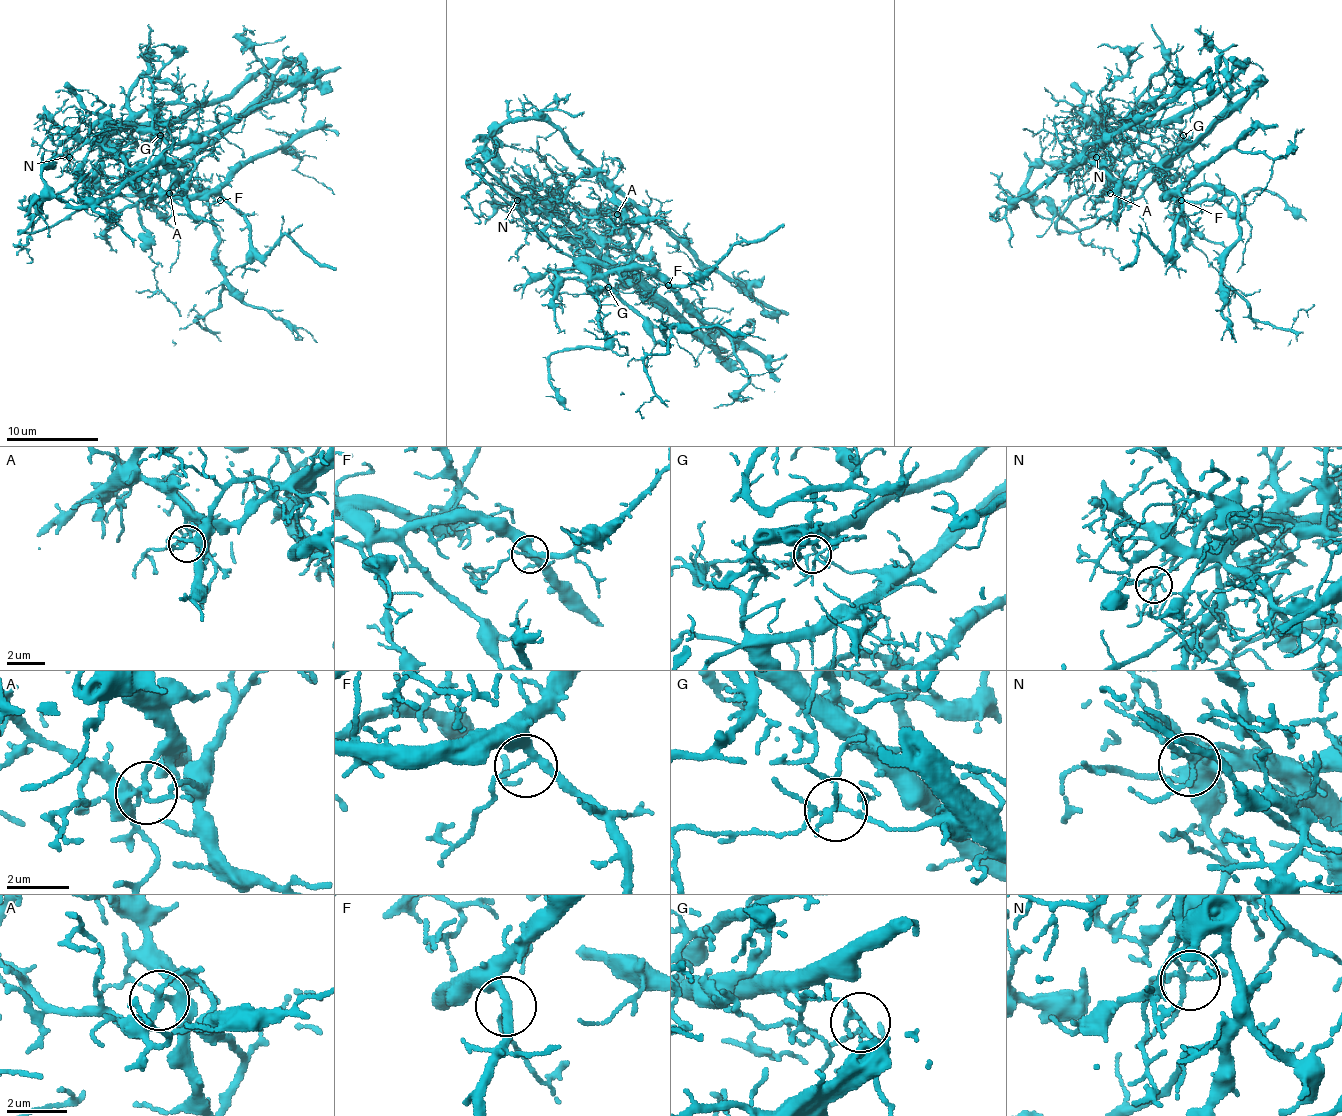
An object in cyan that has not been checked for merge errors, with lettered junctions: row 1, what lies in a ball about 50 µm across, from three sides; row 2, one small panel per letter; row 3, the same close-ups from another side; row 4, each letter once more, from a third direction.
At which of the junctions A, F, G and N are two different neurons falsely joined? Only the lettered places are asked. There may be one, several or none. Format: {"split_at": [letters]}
{"split_at": ["A", "G"]}

